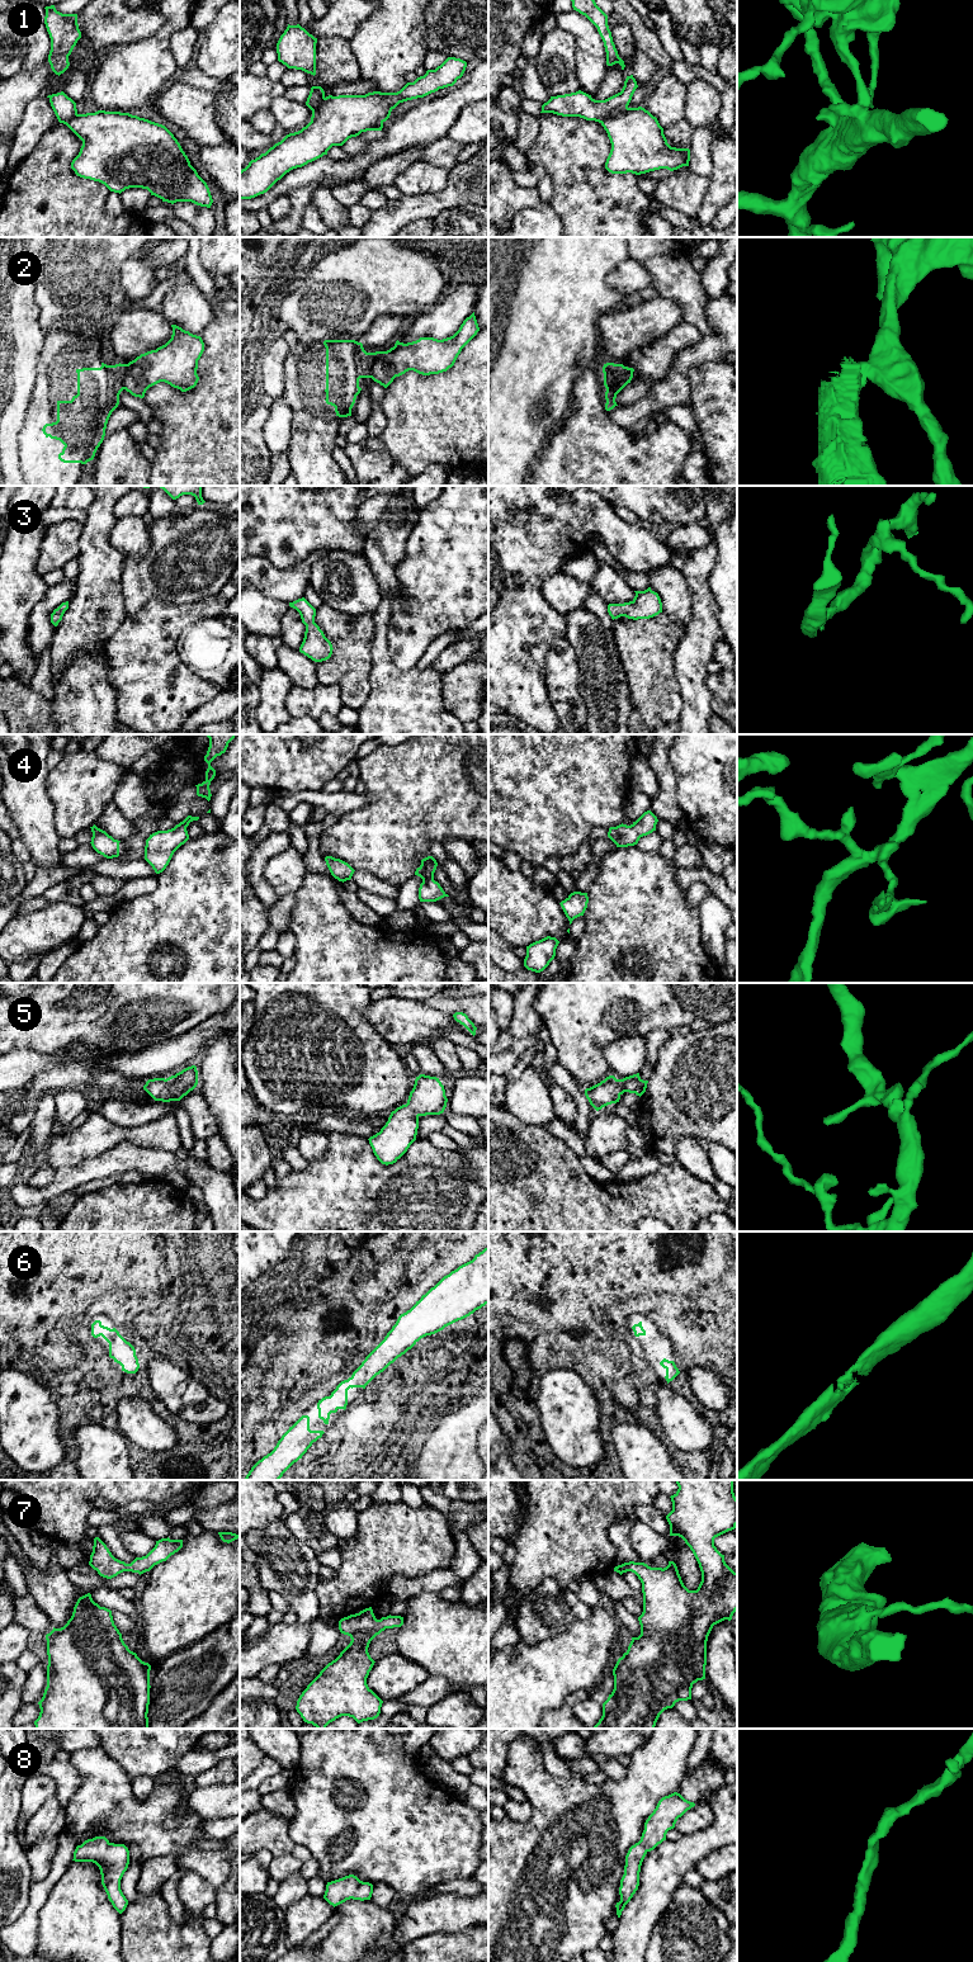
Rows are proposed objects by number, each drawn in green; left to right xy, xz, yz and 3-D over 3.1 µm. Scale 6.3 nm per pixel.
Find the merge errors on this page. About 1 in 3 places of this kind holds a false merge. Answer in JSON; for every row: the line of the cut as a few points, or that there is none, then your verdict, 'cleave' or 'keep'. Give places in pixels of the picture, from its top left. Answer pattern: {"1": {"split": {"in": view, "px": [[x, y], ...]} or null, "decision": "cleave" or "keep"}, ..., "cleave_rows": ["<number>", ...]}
{"1": {"split": {"in": "yz", "px": [[627, 107], [599, 122]]}, "decision": "cleave"}, "2": {"split": {"in": "xy", "px": [[126, 364], [123, 388]]}, "decision": "cleave"}, "3": {"split": null, "decision": "keep"}, "4": {"split": null, "decision": "keep"}, "5": {"split": null, "decision": "keep"}, "6": {"split": null, "decision": "keep"}, "7": {"split": null, "decision": "keep"}, "8": {"split": null, "decision": "keep"}, "cleave_rows": ["1", "2"]}

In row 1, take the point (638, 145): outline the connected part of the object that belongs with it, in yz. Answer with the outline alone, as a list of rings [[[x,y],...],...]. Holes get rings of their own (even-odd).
[[[642,107],[622,109],[600,123],[611,143],[605,162],[611,174],[641,175],[689,166],[690,150],[671,147],[657,118]]]

